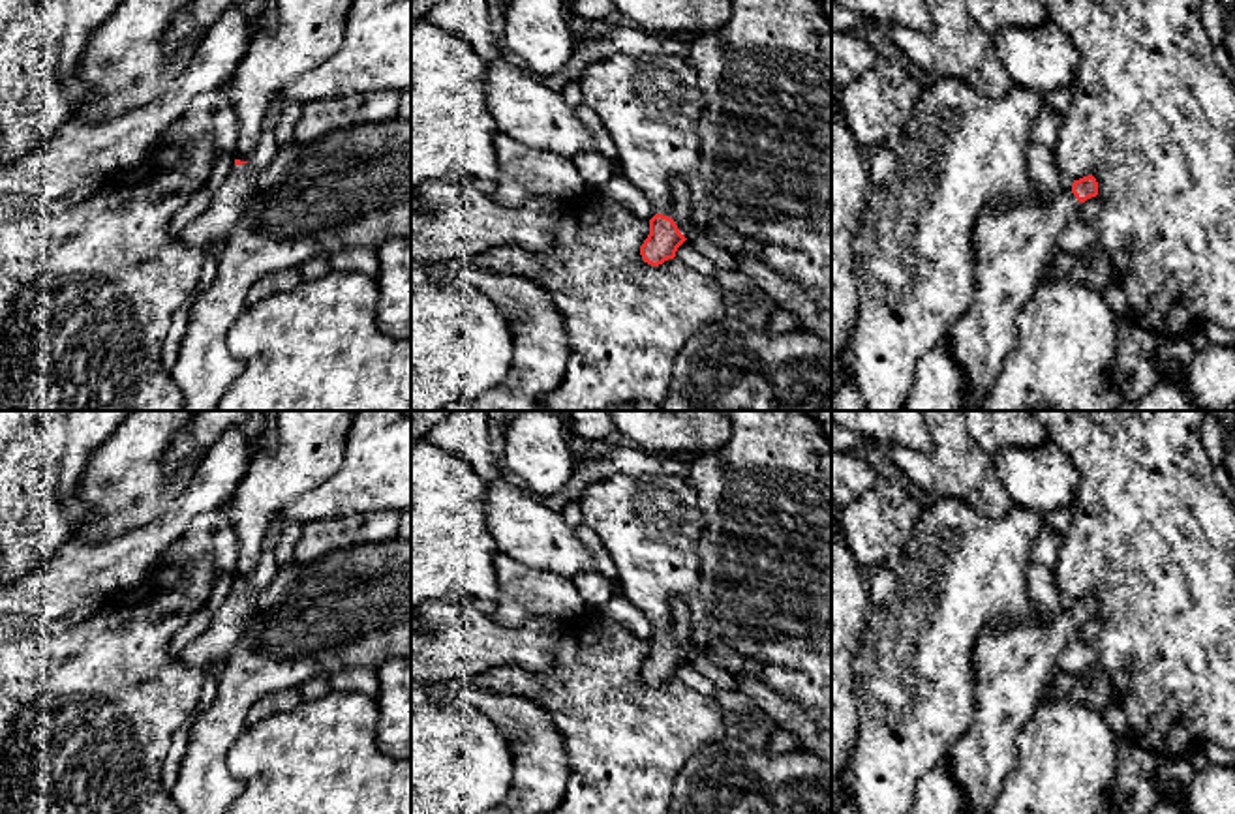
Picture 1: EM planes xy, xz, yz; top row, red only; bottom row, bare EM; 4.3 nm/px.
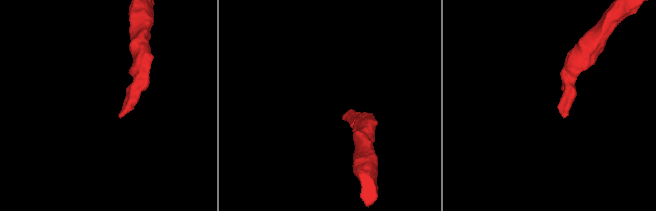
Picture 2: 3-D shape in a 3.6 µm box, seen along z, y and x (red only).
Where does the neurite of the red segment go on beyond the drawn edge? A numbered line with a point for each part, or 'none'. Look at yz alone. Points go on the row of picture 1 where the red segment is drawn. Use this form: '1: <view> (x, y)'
1: yz (1012, 244)

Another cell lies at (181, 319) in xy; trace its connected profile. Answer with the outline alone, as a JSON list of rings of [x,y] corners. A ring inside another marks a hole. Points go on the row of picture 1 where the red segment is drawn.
[[[182,306],[173,315],[173,321],[161,349],[161,362],[169,373],[173,371],[178,360],[178,351],[186,336],[188,324],[190,324],[188,306]]]

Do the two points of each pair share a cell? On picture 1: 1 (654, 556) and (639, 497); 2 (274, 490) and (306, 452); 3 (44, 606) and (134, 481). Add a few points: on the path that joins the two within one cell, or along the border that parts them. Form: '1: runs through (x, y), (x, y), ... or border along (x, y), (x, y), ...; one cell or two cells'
1: runs through (654, 541), (652, 529), (639, 512); one cell
2: runs through (280, 481), (299, 462); one cell
3: border along (152, 518), (111, 535); two cells

